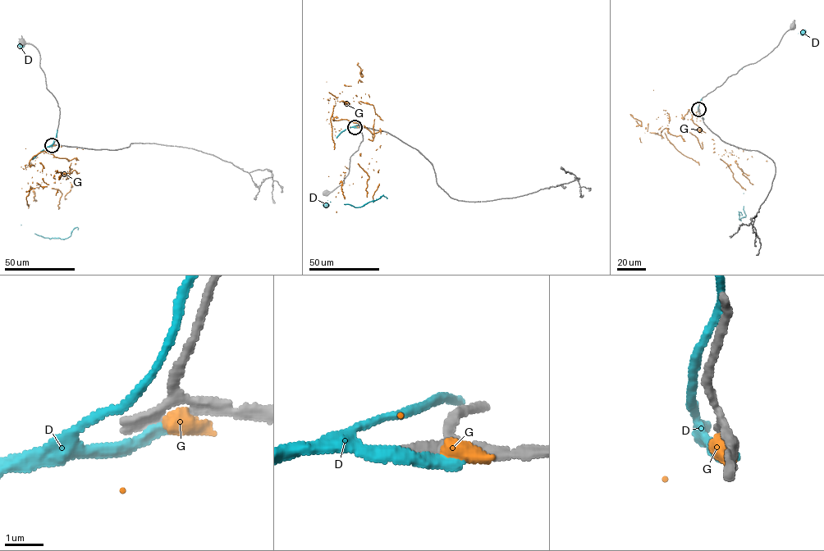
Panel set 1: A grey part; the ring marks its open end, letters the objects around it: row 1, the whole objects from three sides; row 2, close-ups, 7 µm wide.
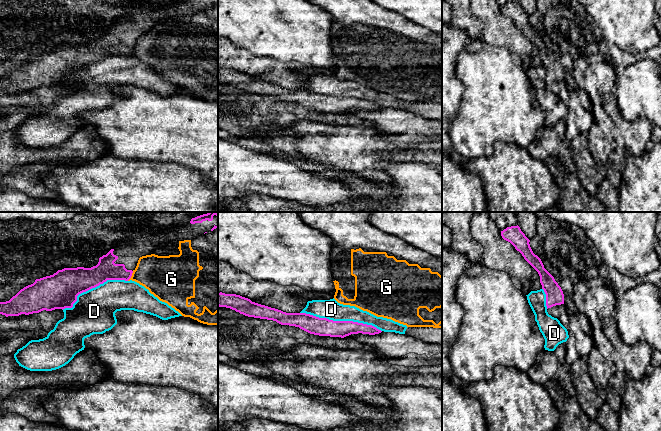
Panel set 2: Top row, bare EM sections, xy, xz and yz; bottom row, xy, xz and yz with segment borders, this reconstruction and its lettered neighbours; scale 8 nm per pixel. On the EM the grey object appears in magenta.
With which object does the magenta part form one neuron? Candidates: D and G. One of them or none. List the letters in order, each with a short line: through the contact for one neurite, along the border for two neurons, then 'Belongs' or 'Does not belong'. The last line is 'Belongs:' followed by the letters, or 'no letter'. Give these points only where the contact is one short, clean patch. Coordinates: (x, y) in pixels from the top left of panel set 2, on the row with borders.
D: Does not belong
G: Line: xy (133, 271), (127, 280). Does not belong
Belongs: no letter

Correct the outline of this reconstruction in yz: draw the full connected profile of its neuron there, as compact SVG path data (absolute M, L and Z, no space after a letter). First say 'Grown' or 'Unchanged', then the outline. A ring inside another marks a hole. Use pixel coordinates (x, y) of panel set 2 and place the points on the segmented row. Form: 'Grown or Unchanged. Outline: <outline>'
Unchanged. Outline: M511 226L501 231L504 240L510 242L524 259L538 272L542 289L546 294L547 309L564 304L564 294L554 277L544 268L541 259L535 255L530 247L530 240L521 231L520 227Z

